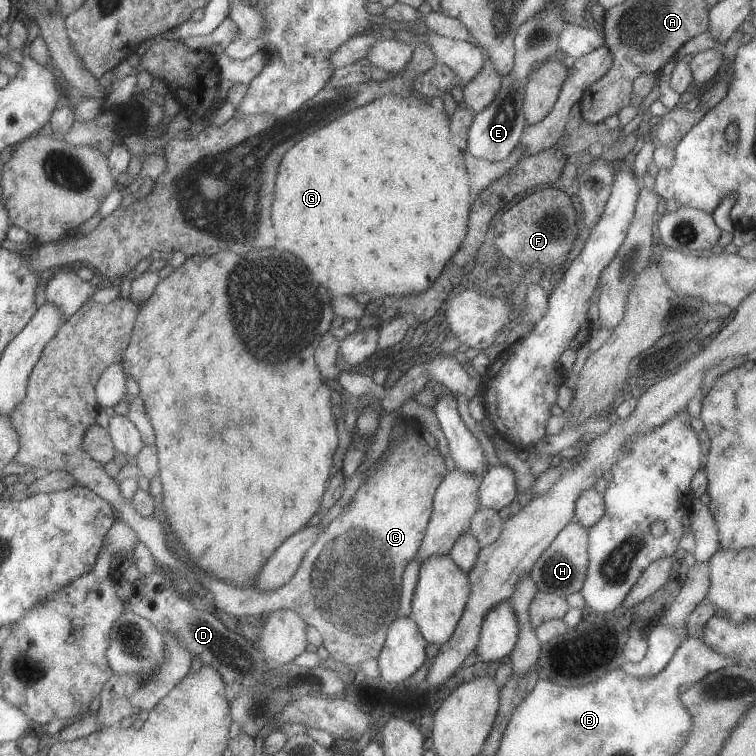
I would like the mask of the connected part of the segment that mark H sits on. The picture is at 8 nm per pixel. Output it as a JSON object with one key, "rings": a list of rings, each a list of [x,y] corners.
{"rings":[[[579,522],[568,523],[557,535],[555,541],[540,555],[530,572],[538,591],[564,597],[580,591],[586,580],[589,563],[589,529]]]}

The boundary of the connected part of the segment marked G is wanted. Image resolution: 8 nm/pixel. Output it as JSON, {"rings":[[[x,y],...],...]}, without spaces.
{"rings":[[[412,94],[407,97],[383,95],[368,105],[332,120],[327,126],[318,128],[314,134],[296,142],[296,145],[282,156],[276,174],[271,213],[278,240],[284,250],[304,262],[310,270],[312,280],[319,286],[324,286],[331,297],[372,294],[374,290],[382,292],[383,296],[422,294],[438,279],[446,262],[460,250],[468,232],[471,182],[466,169],[464,149],[453,141],[449,118],[449,109],[438,110]]]}

